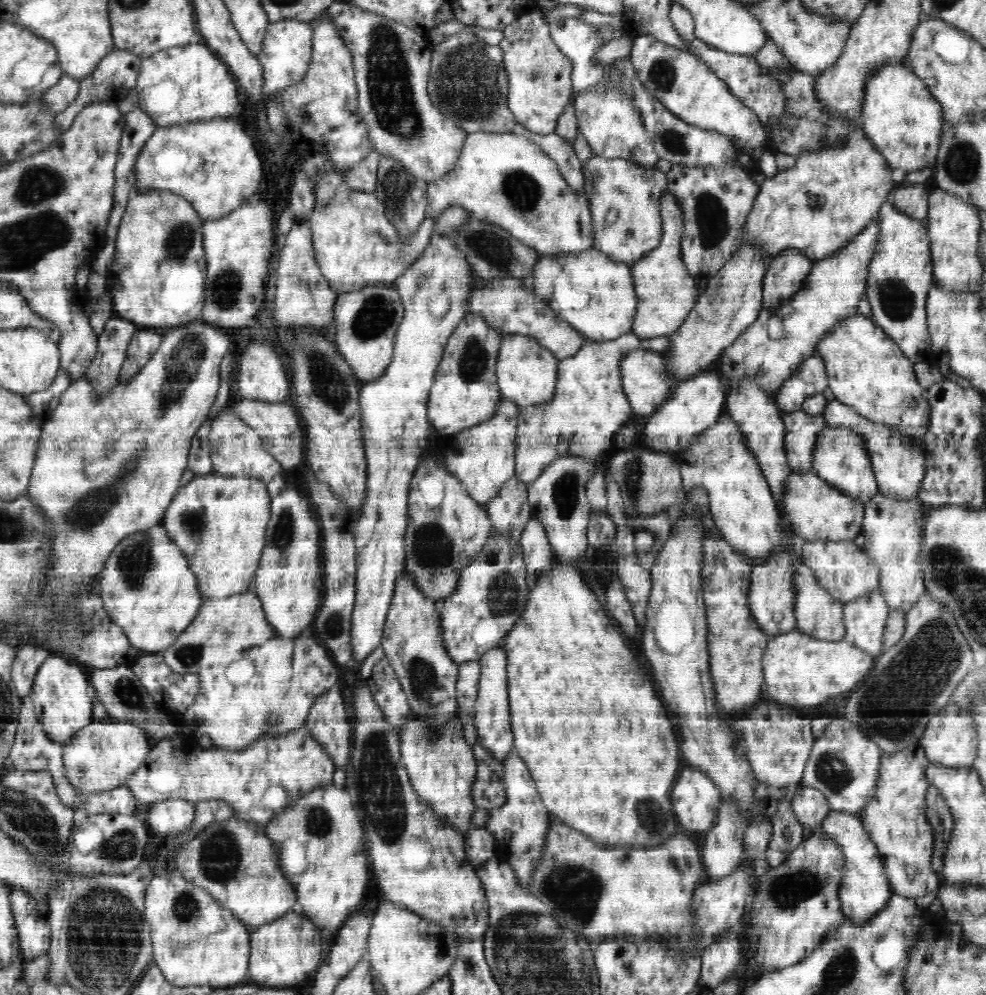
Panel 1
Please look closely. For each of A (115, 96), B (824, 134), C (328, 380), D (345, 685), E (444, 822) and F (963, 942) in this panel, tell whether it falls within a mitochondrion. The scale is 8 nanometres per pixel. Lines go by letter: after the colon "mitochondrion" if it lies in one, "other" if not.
A: other
B: mitochondrion
C: mitochondrion
D: other
E: other
F: other

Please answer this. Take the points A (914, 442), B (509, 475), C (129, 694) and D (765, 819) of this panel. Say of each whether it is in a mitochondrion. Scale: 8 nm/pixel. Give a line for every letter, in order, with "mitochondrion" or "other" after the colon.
A: other
B: other
C: mitochondrion
D: other

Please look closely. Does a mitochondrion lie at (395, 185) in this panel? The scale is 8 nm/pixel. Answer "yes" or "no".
yes

